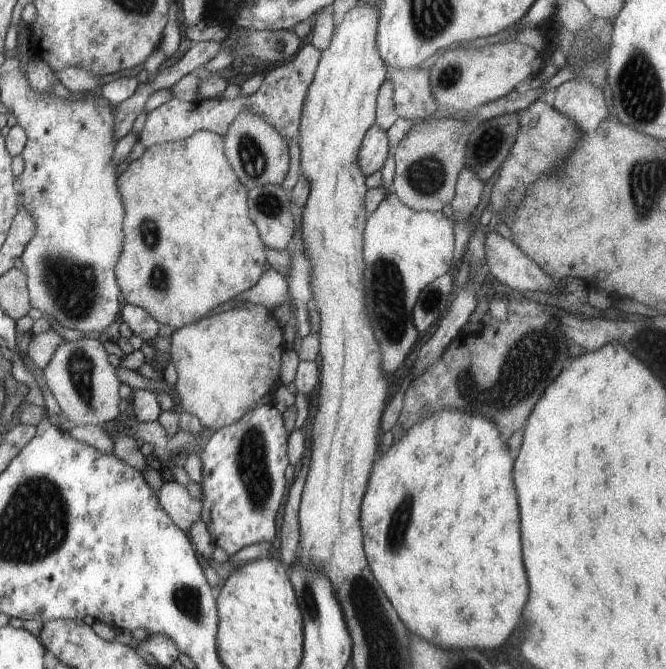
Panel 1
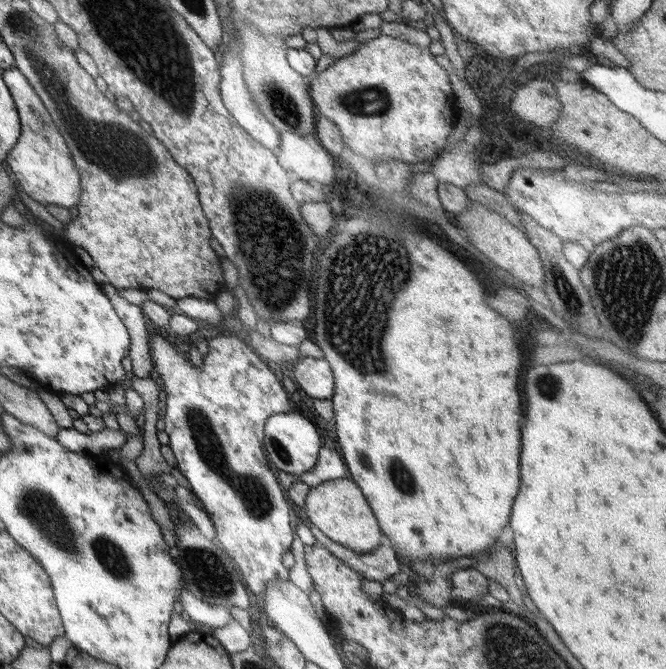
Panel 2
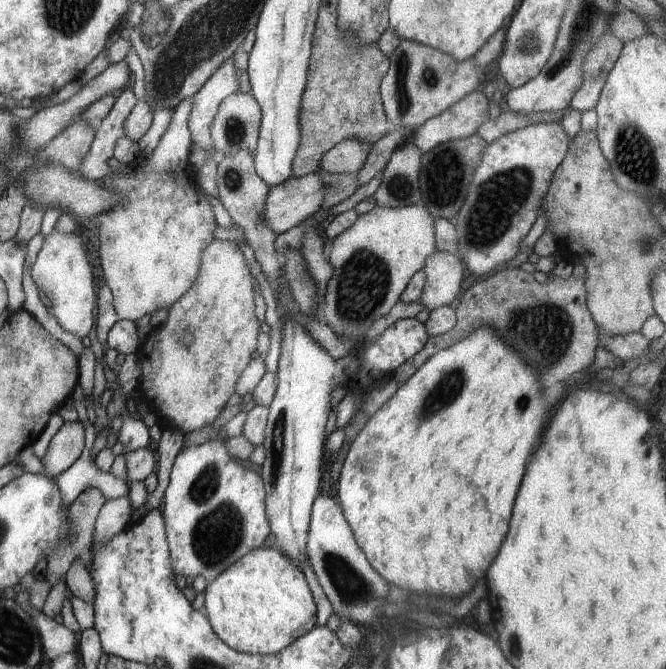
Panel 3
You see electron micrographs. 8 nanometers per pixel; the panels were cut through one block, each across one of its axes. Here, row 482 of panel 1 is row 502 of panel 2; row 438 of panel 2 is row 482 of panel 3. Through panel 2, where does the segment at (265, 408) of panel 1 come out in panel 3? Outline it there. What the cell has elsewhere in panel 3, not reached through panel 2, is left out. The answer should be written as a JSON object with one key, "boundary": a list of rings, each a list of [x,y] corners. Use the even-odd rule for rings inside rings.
{"boundary":[[[221,433],[202,444],[182,448],[174,458],[159,504],[174,575],[192,578],[203,576],[207,583],[211,582],[246,552],[261,547],[270,533],[270,524],[264,509],[262,476],[237,464],[228,453],[225,440],[227,436]]]}

